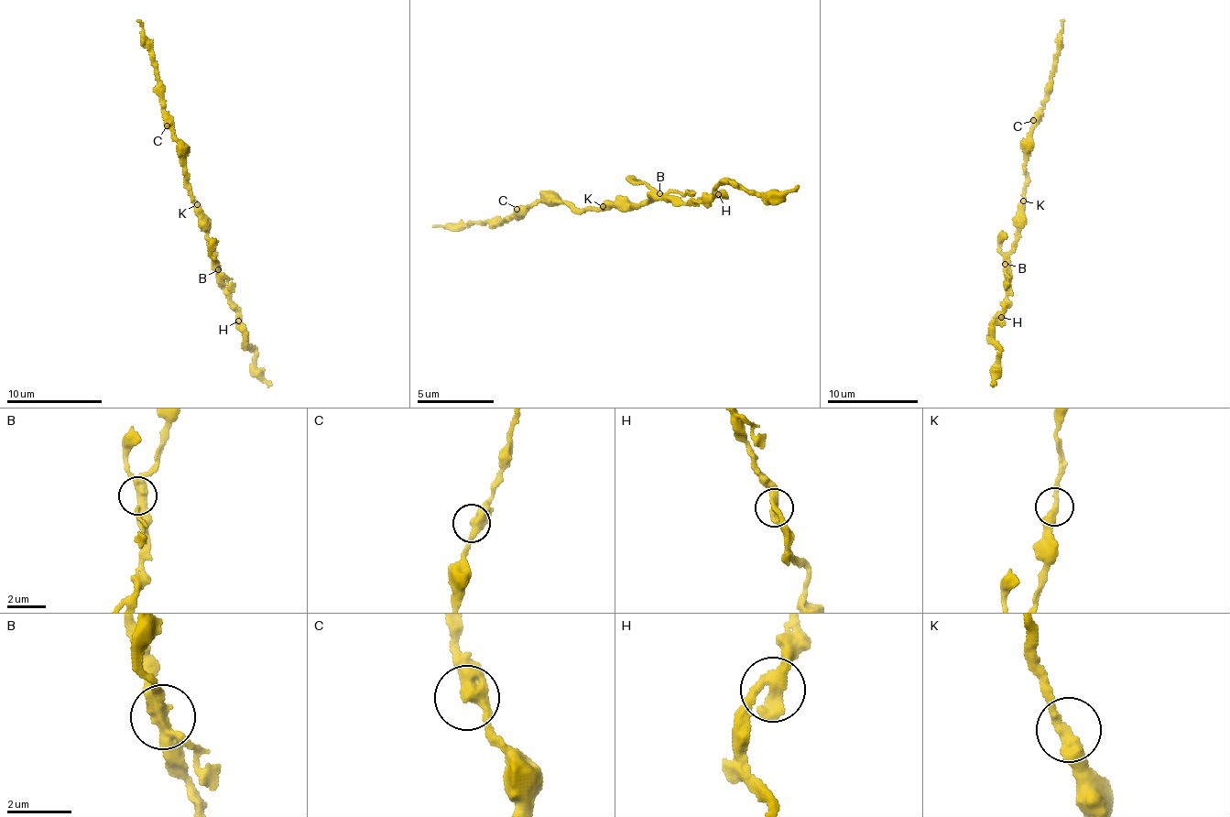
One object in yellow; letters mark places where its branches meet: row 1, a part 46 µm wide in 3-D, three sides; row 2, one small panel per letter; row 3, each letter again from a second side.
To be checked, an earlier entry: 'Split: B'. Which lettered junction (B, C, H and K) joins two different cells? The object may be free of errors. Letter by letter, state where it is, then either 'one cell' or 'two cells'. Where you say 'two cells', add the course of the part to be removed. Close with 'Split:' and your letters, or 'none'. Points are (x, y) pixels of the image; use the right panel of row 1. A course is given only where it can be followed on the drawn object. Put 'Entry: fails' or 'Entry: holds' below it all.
B: at (1005, 264); two cells; foreign part runs (1005, 263), (999, 239), (1006, 234)
C: at (1033, 120); one cell
H: at (1001, 317); one cell
K: at (1023, 201); one cell
Split: B
Entry: holds

